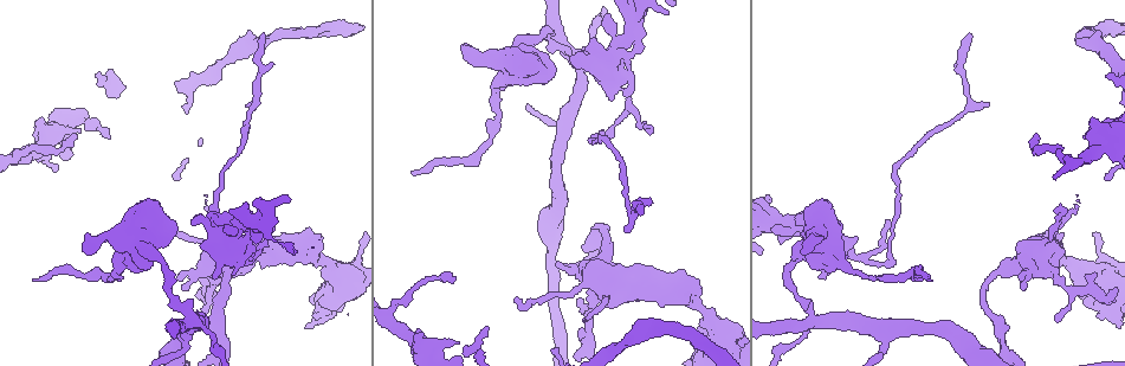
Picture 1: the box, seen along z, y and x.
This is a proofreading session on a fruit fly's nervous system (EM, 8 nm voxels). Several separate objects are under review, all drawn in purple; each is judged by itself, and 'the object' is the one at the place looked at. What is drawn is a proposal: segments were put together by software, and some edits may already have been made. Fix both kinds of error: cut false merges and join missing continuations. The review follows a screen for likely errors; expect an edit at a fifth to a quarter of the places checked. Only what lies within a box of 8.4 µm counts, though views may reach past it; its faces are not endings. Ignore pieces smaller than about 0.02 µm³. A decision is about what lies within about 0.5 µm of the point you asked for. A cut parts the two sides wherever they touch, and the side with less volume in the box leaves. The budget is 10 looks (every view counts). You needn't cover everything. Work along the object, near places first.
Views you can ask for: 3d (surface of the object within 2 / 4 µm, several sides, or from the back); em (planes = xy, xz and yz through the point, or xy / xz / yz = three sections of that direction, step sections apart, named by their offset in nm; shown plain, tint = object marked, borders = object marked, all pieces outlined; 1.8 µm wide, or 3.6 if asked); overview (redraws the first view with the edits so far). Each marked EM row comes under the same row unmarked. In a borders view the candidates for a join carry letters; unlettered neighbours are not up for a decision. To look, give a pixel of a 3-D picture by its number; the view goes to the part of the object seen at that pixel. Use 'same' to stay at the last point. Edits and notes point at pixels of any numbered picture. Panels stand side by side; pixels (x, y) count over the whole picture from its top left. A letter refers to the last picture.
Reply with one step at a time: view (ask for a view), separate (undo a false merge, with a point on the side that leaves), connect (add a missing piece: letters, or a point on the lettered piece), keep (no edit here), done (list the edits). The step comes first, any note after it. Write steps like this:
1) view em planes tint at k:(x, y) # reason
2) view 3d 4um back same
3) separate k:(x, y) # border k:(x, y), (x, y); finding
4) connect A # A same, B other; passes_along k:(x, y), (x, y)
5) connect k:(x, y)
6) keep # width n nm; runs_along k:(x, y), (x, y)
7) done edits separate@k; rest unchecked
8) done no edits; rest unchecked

view 3d 2um at 1:(421, 330)

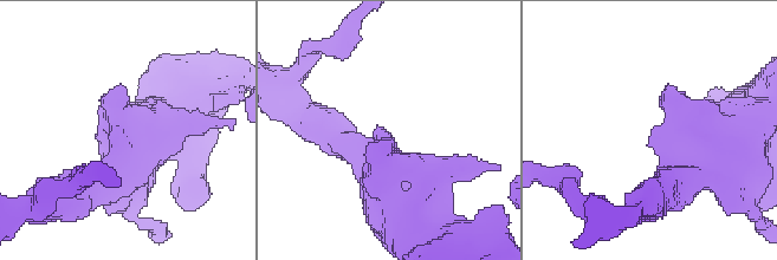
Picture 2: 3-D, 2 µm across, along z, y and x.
view em planes borders at 2:(648, 137)

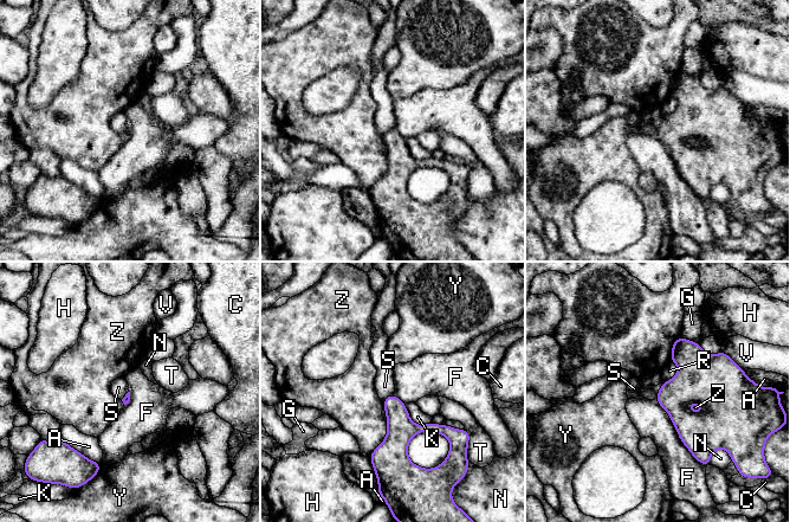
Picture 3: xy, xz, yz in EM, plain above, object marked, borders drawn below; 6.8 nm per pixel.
keep # A other, C other, F other, G other, H other, K other, N other, R other, S other, T other, V other, Y other, Z other; border 3:(665, 381), (655, 398); no lettered piece goes on from it

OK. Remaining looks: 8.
view em xy step 16 tint at 1:(825, 225) # thick turns thin

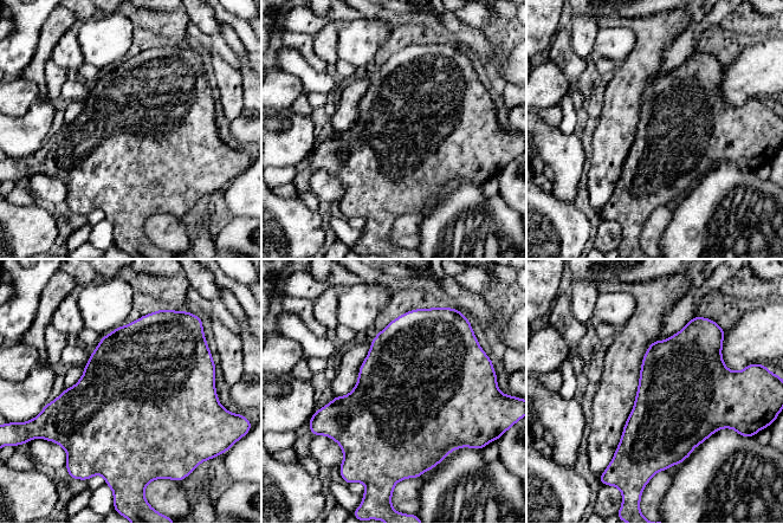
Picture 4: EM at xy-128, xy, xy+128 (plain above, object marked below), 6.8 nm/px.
view em xy step 16 borders same # what lies round it

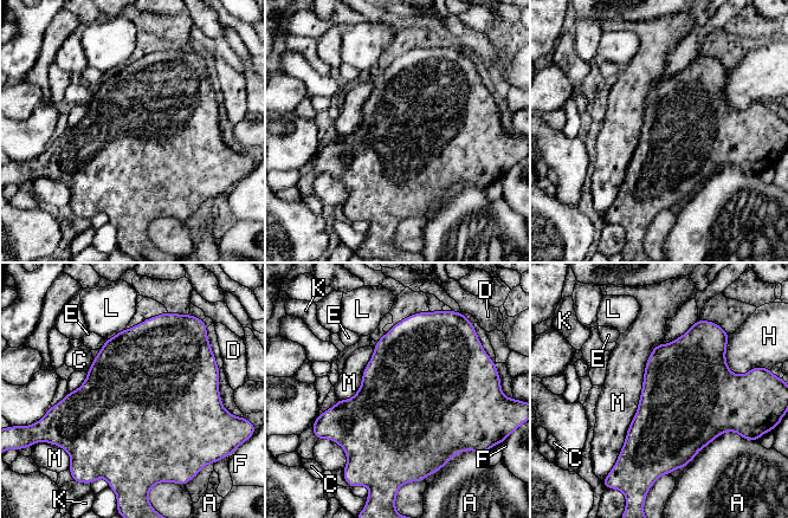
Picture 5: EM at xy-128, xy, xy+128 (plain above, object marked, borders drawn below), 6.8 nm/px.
keep # A other, C other, D other, E other, F other, H other, K other, L other, M other; border 5:(661, 342), (615, 460); one neuron here

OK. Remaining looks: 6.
view 3d 2um at 1:(193, 318)

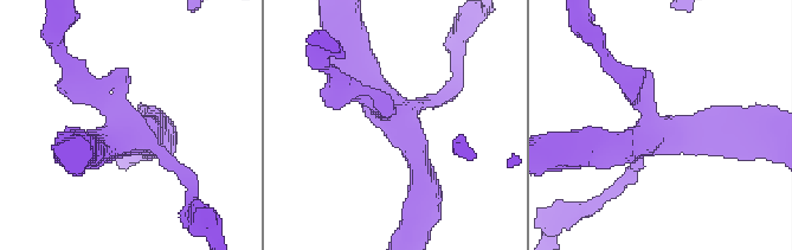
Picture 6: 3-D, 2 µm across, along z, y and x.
view em planes tint at 6:(392, 117) # arms 4

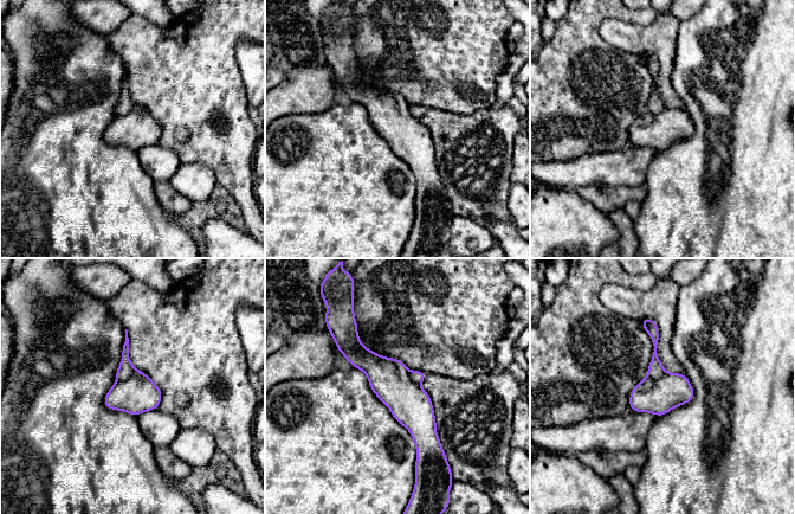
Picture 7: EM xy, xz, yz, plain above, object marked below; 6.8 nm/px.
view em planes borders same

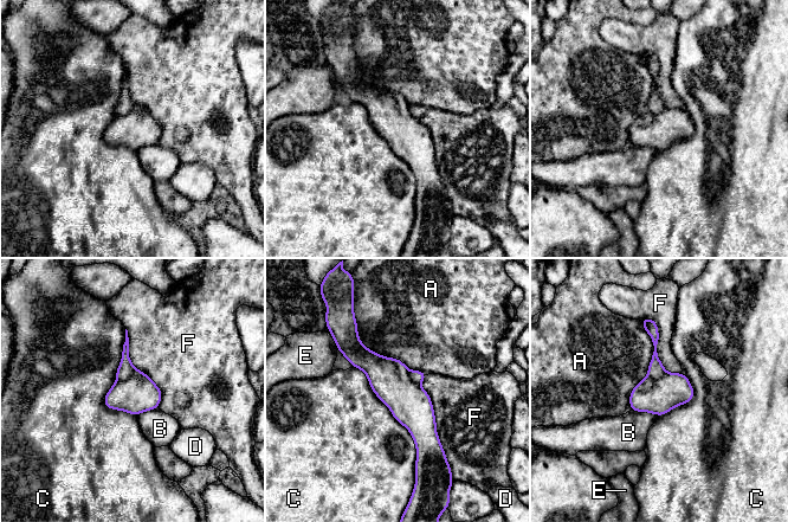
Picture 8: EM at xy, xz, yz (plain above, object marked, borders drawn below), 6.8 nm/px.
separate 8:(136, 394) # A other, B other, C other, D other, E other, F other; border 8:(147, 375), (131, 375), (117, 380); a second neuron is stuck on

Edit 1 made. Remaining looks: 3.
view overview # redraw

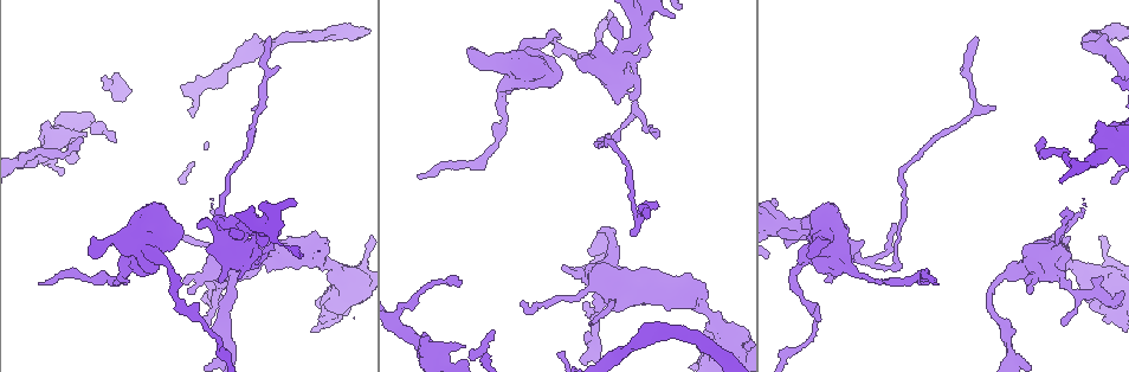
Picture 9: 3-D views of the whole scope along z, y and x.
view em xy step 4 tint at 9:(295, 201) # branch stops here

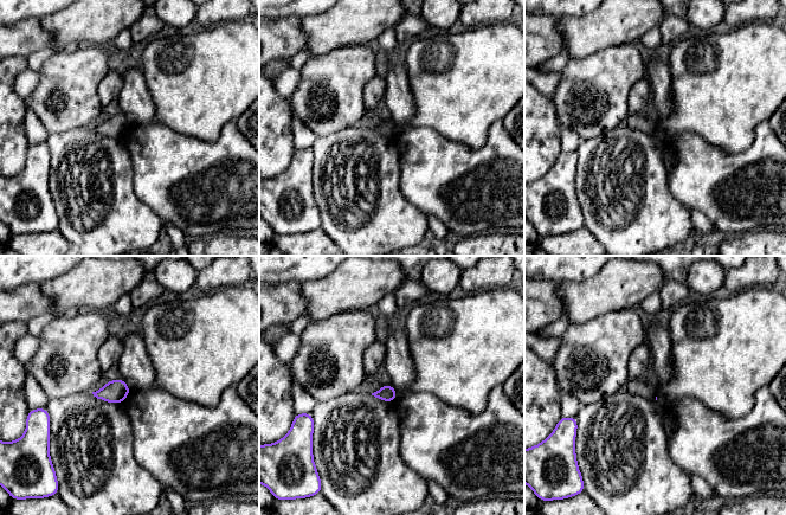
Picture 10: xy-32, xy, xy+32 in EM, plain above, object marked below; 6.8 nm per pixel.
view em planes borders same # another direction

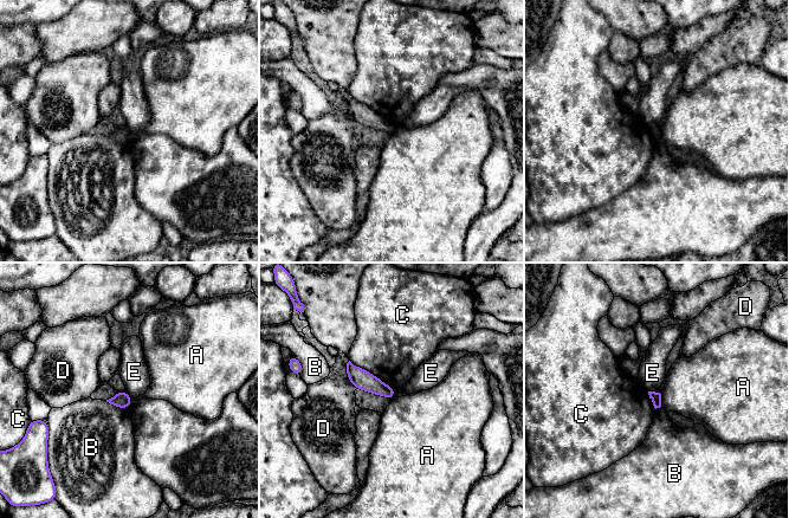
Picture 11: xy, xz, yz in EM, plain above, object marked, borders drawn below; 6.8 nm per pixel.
keep # A other, B other, C other, D other, E other; runs_along 11:(349, 366), (364, 381), (392, 394); none of them fits

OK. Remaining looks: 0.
done edits separate@8; rest unchecked

